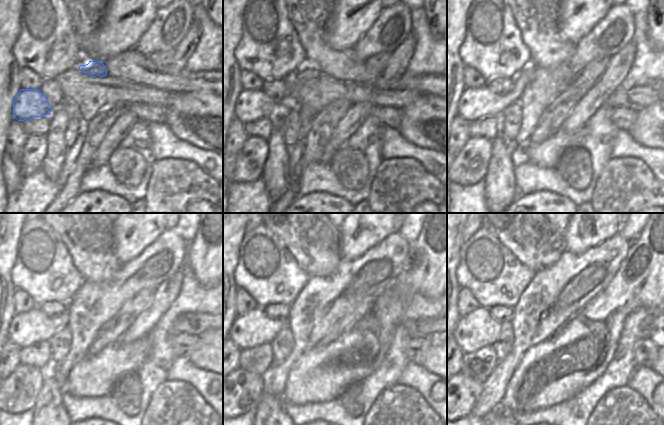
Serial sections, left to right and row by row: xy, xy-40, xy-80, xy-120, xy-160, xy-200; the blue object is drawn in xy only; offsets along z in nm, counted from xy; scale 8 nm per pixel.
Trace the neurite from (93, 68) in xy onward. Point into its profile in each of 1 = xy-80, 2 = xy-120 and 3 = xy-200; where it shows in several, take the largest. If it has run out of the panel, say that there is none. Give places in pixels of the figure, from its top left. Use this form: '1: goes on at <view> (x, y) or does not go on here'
1: goes on at xy-80 (475, 103)
2: goes on at xy-120 (25, 329)
3: goes on at xy-200 (477, 329)

